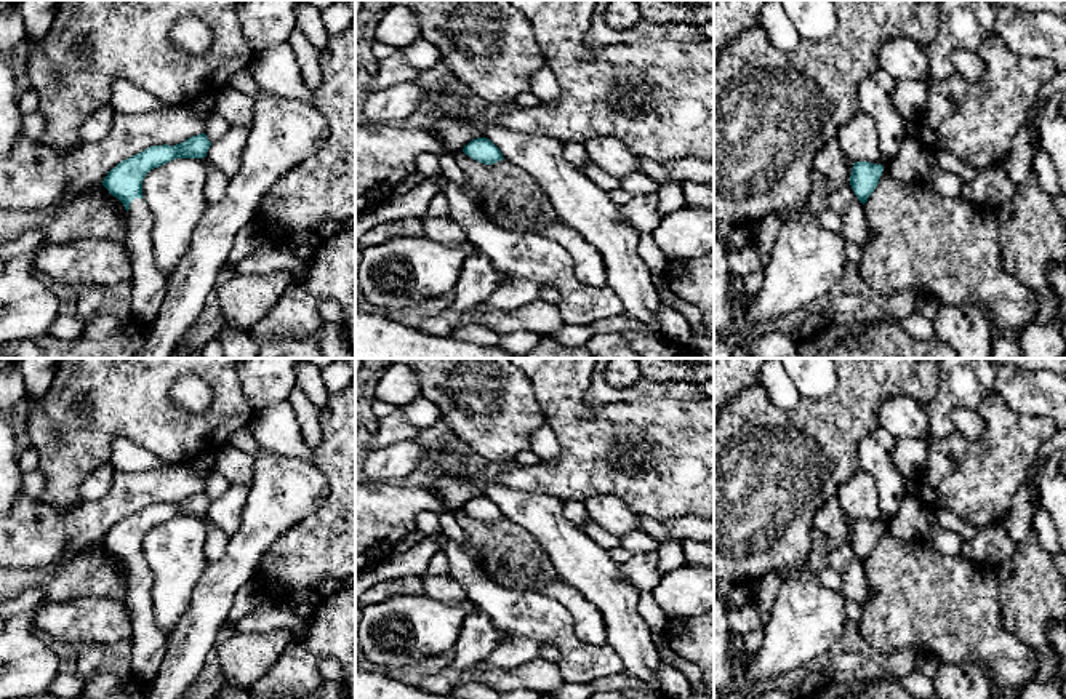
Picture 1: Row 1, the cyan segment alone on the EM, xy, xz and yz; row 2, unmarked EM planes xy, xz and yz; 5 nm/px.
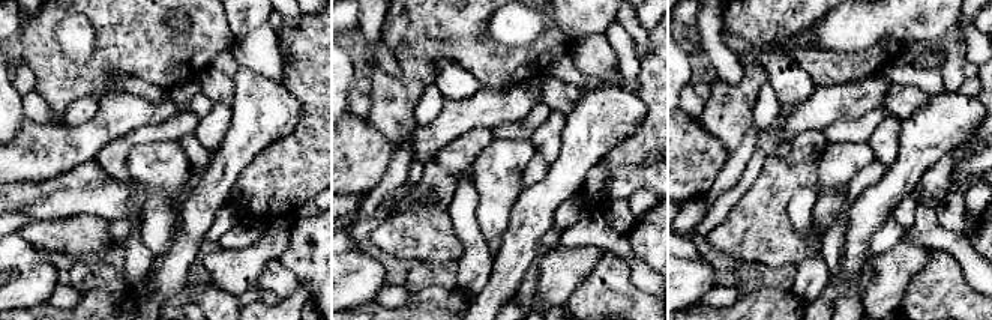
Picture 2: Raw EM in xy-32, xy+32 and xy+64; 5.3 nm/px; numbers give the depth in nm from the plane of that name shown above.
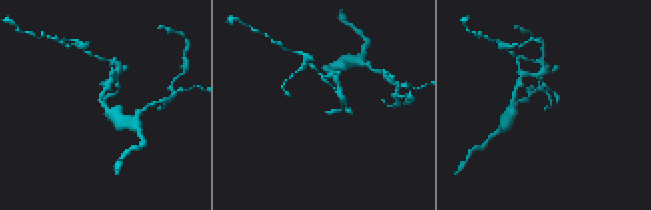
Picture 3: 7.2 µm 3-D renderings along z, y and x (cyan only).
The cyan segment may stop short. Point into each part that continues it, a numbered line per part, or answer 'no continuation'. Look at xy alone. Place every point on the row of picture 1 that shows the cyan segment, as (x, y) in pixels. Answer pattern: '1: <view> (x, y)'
1: xy (149, 285)

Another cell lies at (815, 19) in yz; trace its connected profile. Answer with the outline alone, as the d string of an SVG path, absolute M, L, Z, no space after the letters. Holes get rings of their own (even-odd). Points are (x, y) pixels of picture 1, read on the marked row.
M779 0L800 38L821 40L837 29L832 0Z

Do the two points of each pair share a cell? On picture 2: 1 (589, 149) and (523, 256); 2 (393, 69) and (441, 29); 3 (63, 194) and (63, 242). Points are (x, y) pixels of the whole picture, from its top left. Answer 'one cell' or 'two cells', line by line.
1: one cell
2: two cells
3: two cells

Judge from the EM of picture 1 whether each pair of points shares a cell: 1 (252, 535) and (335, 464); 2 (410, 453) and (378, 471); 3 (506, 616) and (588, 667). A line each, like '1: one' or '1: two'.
1: two
2: one
3: one

